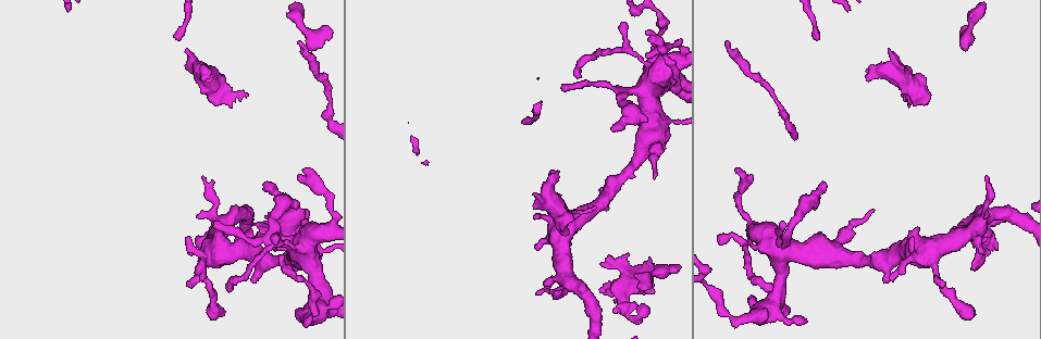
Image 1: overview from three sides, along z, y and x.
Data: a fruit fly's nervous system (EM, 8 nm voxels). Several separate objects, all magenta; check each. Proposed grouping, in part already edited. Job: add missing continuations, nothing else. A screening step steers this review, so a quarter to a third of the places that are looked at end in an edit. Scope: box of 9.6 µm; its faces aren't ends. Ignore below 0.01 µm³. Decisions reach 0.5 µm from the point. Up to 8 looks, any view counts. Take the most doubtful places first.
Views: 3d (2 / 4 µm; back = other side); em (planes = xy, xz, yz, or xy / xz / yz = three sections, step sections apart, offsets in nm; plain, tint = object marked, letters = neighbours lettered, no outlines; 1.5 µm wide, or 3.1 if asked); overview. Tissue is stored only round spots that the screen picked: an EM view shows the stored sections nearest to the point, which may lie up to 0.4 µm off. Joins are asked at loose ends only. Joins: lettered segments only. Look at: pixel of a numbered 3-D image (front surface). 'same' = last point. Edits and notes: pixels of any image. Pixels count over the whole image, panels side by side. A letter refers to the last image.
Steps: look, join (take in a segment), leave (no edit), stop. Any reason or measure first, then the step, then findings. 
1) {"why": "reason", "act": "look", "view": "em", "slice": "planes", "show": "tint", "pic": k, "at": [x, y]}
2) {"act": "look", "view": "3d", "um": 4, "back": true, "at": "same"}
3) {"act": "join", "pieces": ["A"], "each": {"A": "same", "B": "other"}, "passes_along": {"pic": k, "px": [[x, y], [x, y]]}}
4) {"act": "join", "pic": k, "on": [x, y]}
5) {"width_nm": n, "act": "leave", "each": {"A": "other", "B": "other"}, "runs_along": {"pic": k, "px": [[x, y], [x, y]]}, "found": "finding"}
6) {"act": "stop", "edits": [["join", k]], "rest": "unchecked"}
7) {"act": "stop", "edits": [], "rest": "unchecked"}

{"why": "free end", "act": "look", "view": "3d", "um": 4, "pic": 1, "at": [295, 270]}

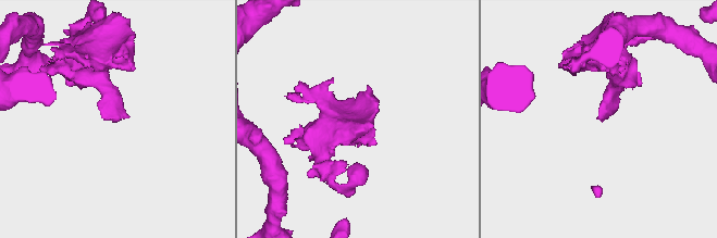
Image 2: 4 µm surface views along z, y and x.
{"act": "look", "view": "em", "slice": "planes", "show": "tint", "pic": 2, "at": [596, 117]}

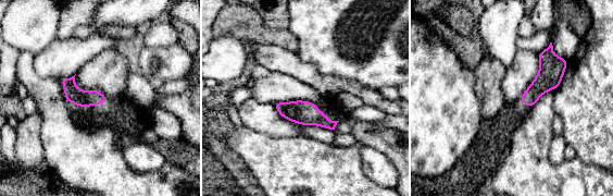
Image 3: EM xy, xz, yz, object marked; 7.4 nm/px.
{"why": "what lies round it", "act": "look", "view": "em", "slice": "planes", "show": "letters", "at": "same"}

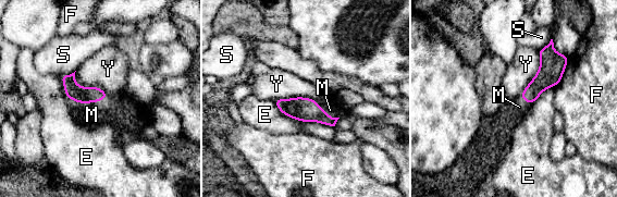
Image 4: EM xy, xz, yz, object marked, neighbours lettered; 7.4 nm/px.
{"act": "join", "pieces": ["M"], "each": {"E": "other", "F": "other", "M": "same", "S": "other", "Y": "other"}, "passes_along": {"pic": 4, "px": [[78, 94], [87, 101], [91, 114]]}, "found": "the cell continues"}

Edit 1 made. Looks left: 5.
{"act": "look", "view": "overview"}

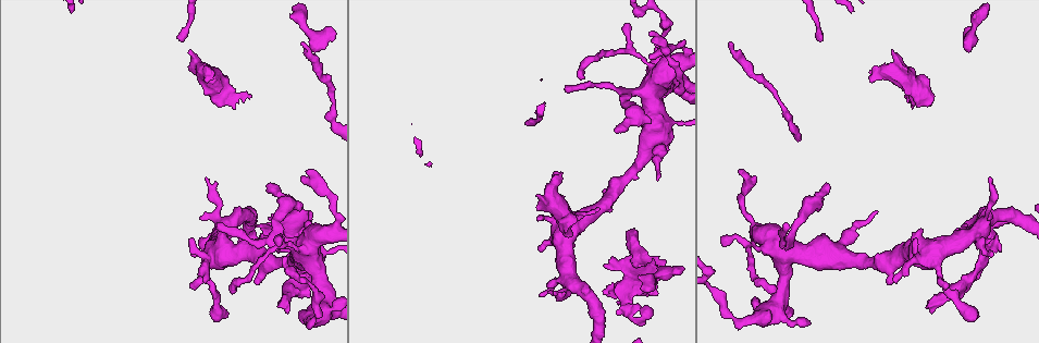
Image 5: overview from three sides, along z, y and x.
{"why": "branch stops here", "act": "look", "view": "3d", "um": 4, "pic": 5, "at": [633, 230]}

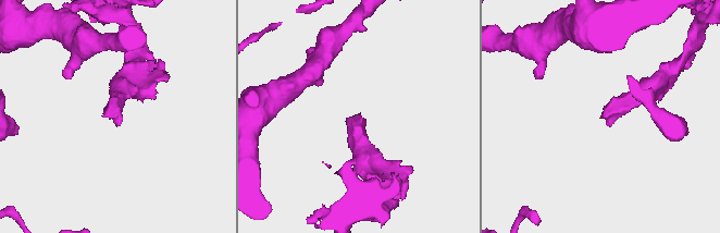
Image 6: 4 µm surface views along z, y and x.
{"why": "now the EM", "act": "look", "view": "em", "slice": "xz", "step": 8, "show": "letters", "pic": 6, "at": [118, 118]}

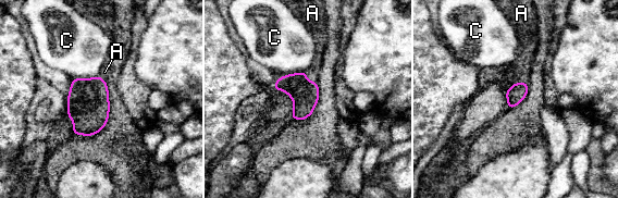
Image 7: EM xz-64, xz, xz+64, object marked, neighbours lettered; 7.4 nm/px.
{"width_nm": 140, "act": "join", "pieces": ["A"], "each": {"A": "same", "C": "other"}, "passes_along": {"pic": 7, "px": [[518, 91], [516, 83], [518, 72]]}, "found": "it goes on there"}

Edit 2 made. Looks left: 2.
{"act": "look", "view": "overview"}

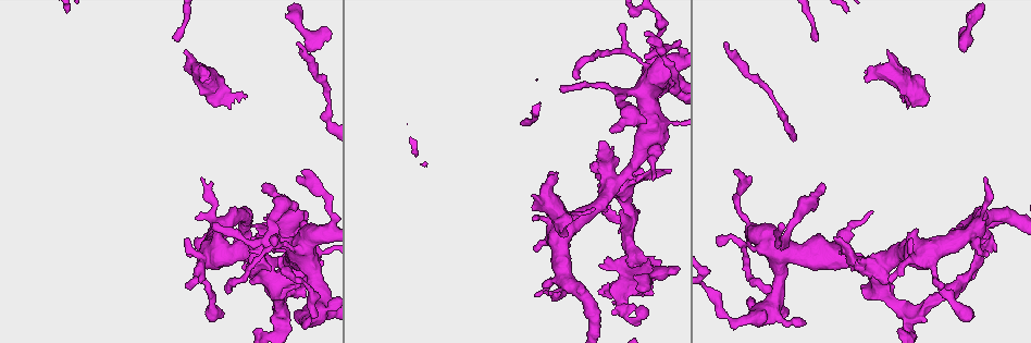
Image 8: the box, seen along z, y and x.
{"why": "branch stops here", "act": "look", "view": "em", "slice": "planes", "show": "letters", "pic": 8, "at": [301, 210]}

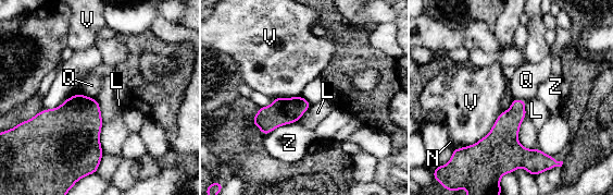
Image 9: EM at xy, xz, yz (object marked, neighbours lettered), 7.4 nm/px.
{"longest_contact_nm": ["V", 440], "act": "leave", "each": {"L": "other", "N": "other", "Q": "other", "V": "other", "Z": "other"}, "border": {"pic": 9, "px": [[514, 98], [521, 98], [525, 101]]}, "found": "none of them fits"}

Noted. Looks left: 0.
{"act": "stop", "edits": [["join", 4], ["join", 7]], "rest": "unchecked"}

